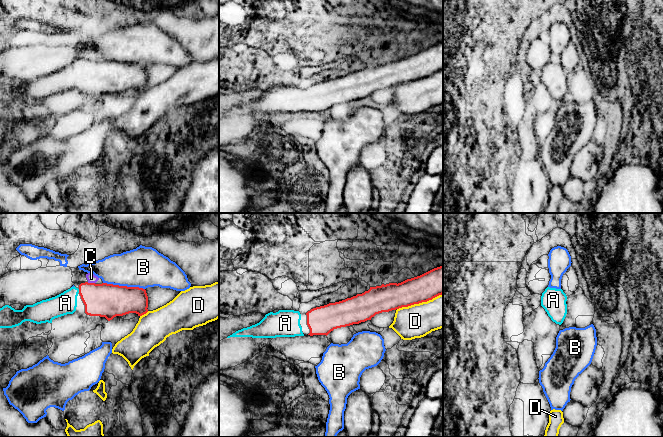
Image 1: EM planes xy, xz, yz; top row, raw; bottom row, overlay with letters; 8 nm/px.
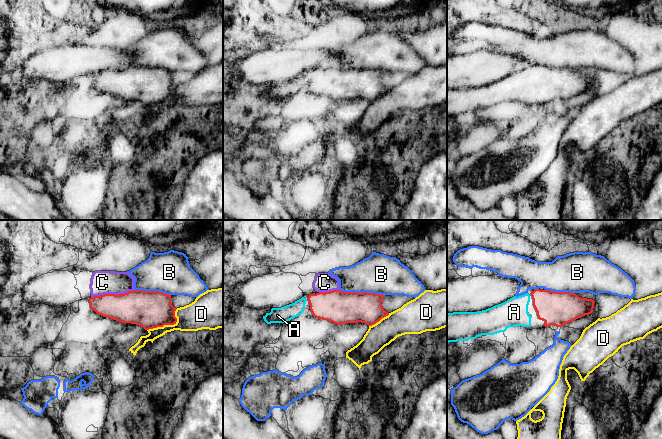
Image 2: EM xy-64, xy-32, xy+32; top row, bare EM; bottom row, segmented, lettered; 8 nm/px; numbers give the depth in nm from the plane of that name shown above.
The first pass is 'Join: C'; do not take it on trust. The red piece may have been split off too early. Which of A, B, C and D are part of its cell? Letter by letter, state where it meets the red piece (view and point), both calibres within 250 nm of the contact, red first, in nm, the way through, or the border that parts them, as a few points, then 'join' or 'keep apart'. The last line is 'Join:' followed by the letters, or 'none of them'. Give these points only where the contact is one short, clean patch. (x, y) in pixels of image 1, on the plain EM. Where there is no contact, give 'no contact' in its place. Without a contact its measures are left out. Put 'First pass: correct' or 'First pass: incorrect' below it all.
A: contact xy (79, 67); calibres 280 and 180 nm; way xy (105, 76), (79, 67), (65, 79); join
B: contact xy (124, 62); calibres 280 and 320 nm; keep apart
C: contact xy (91, 59); calibres 280 and 70 nm; keep apart
D: contact xz (419, 78); calibres 220 and 260 nm; keep apart
Join: A
First pass: incorrect

